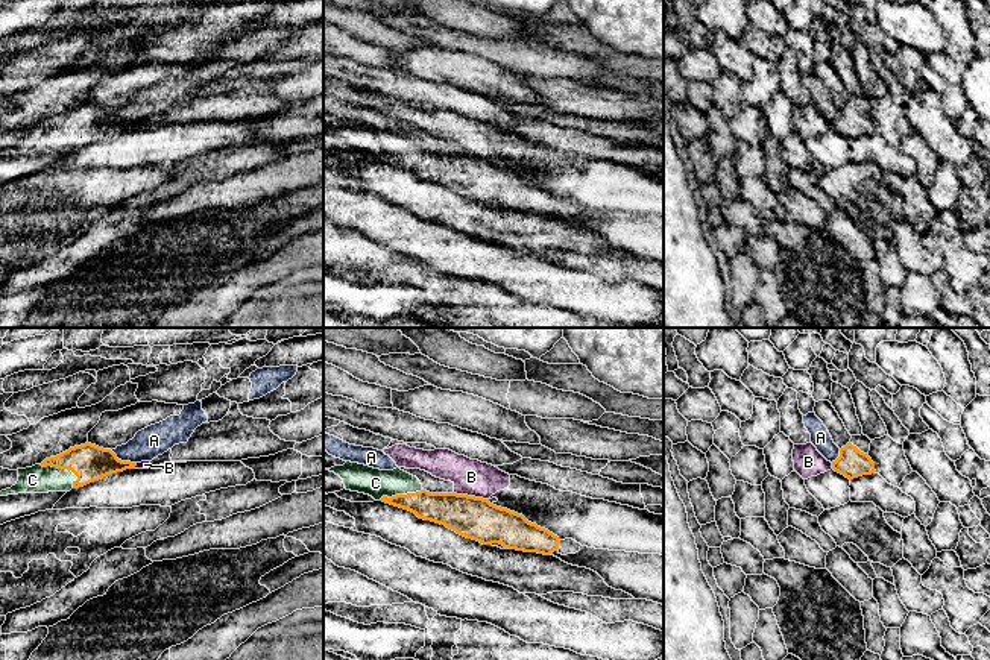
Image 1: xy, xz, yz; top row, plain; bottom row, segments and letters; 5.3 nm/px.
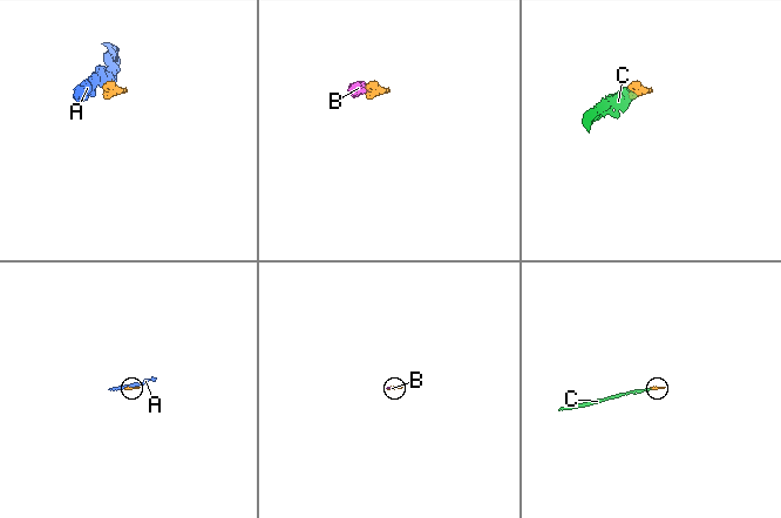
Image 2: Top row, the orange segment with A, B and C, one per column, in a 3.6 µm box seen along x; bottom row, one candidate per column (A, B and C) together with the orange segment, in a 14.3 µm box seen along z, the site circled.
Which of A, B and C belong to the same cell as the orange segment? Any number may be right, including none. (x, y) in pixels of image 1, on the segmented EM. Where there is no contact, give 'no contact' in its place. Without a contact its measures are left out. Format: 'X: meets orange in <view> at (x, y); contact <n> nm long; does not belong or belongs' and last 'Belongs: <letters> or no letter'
A: meets orange in xy at (123, 462); contact 150 nm long; does not belong
B: meets orange in xz at (471, 496); contact 190 nm long; does not belong
C: meets orange in xy at (64, 468); contact 220 nm long; belongs
Belongs: C

